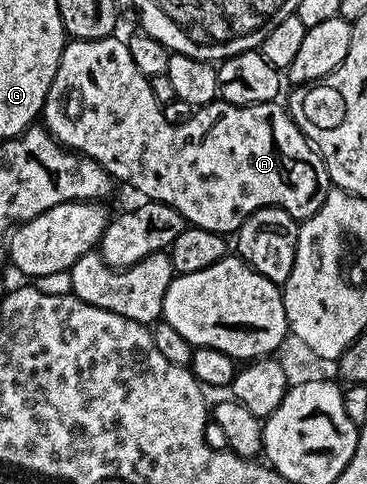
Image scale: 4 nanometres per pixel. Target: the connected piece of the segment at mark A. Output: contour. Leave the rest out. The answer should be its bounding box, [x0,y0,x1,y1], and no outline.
[43,37,331,236]

